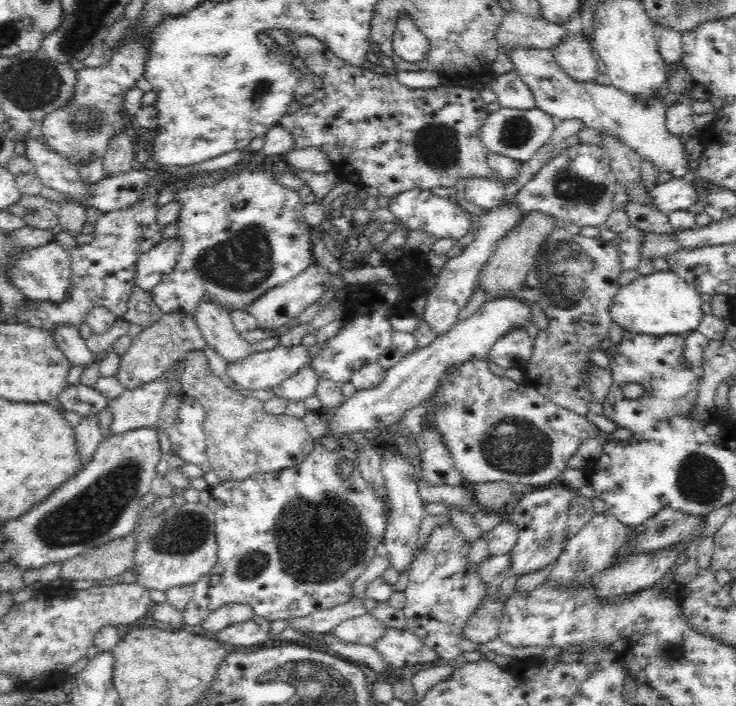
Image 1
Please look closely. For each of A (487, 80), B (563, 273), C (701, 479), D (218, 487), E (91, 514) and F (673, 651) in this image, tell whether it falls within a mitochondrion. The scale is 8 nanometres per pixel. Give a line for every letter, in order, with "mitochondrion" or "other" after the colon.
A: other
B: mitochondrion
C: mitochondrion
D: other
E: mitochondrion
F: mitochondrion

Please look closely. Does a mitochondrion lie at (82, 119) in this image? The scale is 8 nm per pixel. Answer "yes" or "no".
yes

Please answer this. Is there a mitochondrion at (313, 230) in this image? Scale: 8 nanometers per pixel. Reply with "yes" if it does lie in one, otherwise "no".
no

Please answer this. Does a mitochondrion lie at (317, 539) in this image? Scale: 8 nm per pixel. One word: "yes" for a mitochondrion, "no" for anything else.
yes

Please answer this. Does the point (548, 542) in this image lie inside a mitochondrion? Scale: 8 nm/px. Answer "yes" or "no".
yes

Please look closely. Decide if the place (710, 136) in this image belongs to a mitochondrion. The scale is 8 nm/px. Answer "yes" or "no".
no

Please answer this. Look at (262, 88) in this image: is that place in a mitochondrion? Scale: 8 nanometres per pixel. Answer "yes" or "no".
yes

